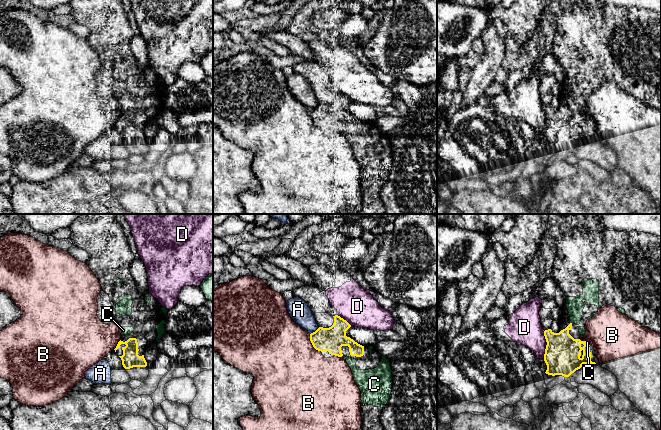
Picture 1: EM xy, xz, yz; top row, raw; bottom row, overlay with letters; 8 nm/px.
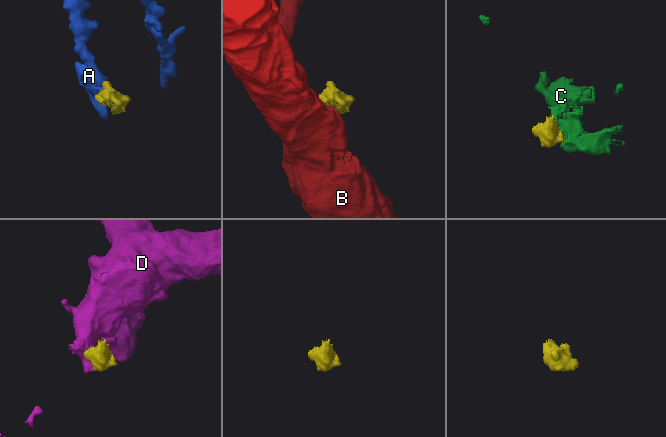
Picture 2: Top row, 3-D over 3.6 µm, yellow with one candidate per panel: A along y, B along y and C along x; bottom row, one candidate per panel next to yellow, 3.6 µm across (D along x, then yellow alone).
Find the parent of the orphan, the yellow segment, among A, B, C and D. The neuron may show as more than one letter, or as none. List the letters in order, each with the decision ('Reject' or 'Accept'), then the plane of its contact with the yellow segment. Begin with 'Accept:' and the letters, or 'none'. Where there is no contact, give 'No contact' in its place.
Accept: C
A: Reject. Touches yellow in xz
B: Reject. Touches yellow in xz
C: Accept. Touches yellow in yz
D: Reject. Touches yellow in yz

